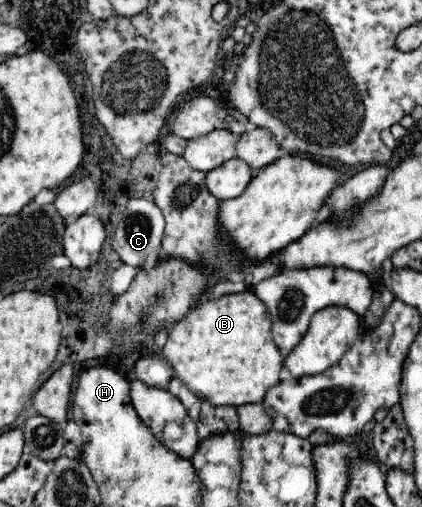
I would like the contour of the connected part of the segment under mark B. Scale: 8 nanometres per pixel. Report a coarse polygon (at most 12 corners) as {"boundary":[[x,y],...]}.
{"boundary":[[250,292],[198,306],[160,352],[216,406],[260,403],[284,364]]}

